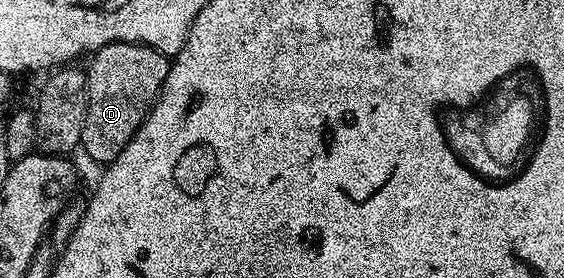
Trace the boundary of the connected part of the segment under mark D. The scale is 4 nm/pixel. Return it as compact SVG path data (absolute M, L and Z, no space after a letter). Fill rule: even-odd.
M112 42L92 55L85 76L85 127L80 149L93 162L108 164L127 148L161 94L170 59L138 42Z

